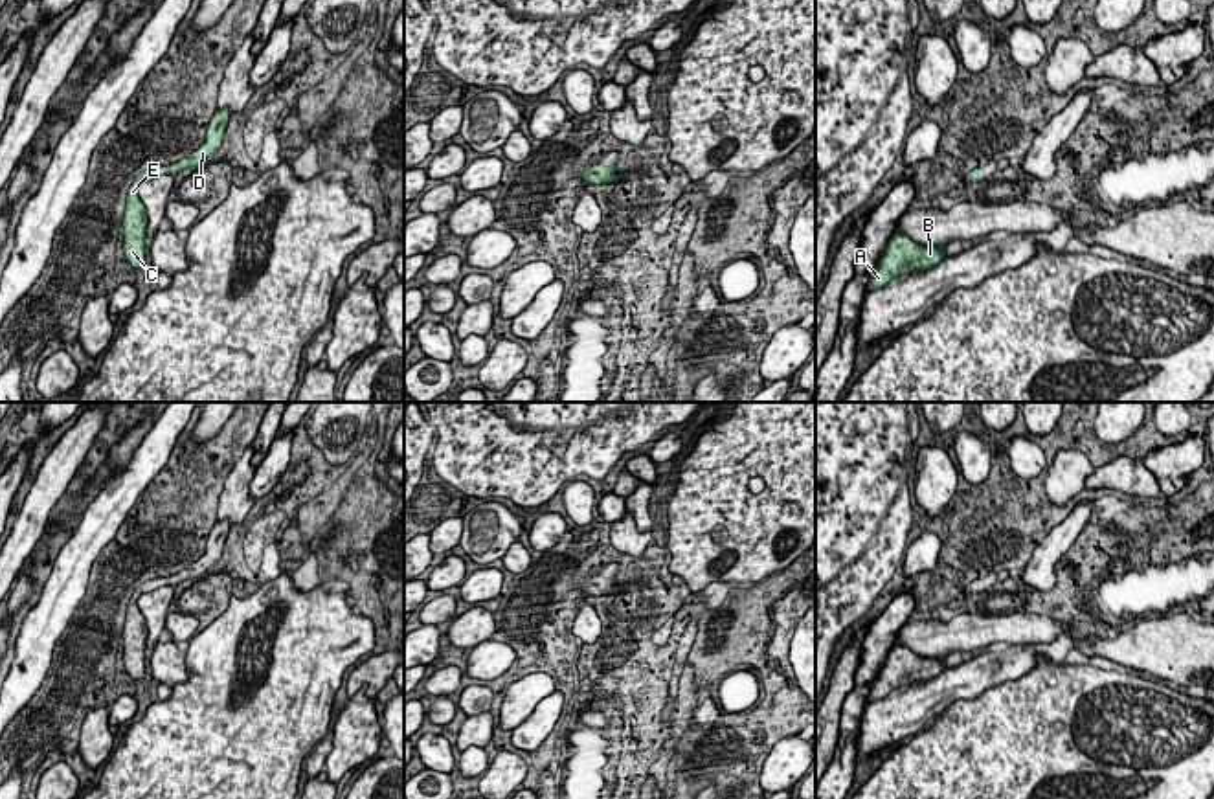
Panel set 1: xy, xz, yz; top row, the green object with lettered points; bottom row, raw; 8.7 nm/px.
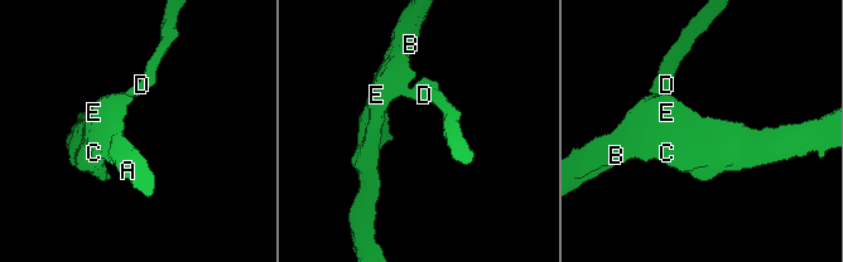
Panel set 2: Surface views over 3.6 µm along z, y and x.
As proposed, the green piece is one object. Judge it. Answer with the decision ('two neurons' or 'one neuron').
one neuron

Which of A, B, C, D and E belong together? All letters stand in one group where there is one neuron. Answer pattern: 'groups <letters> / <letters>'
groups A B C D E

